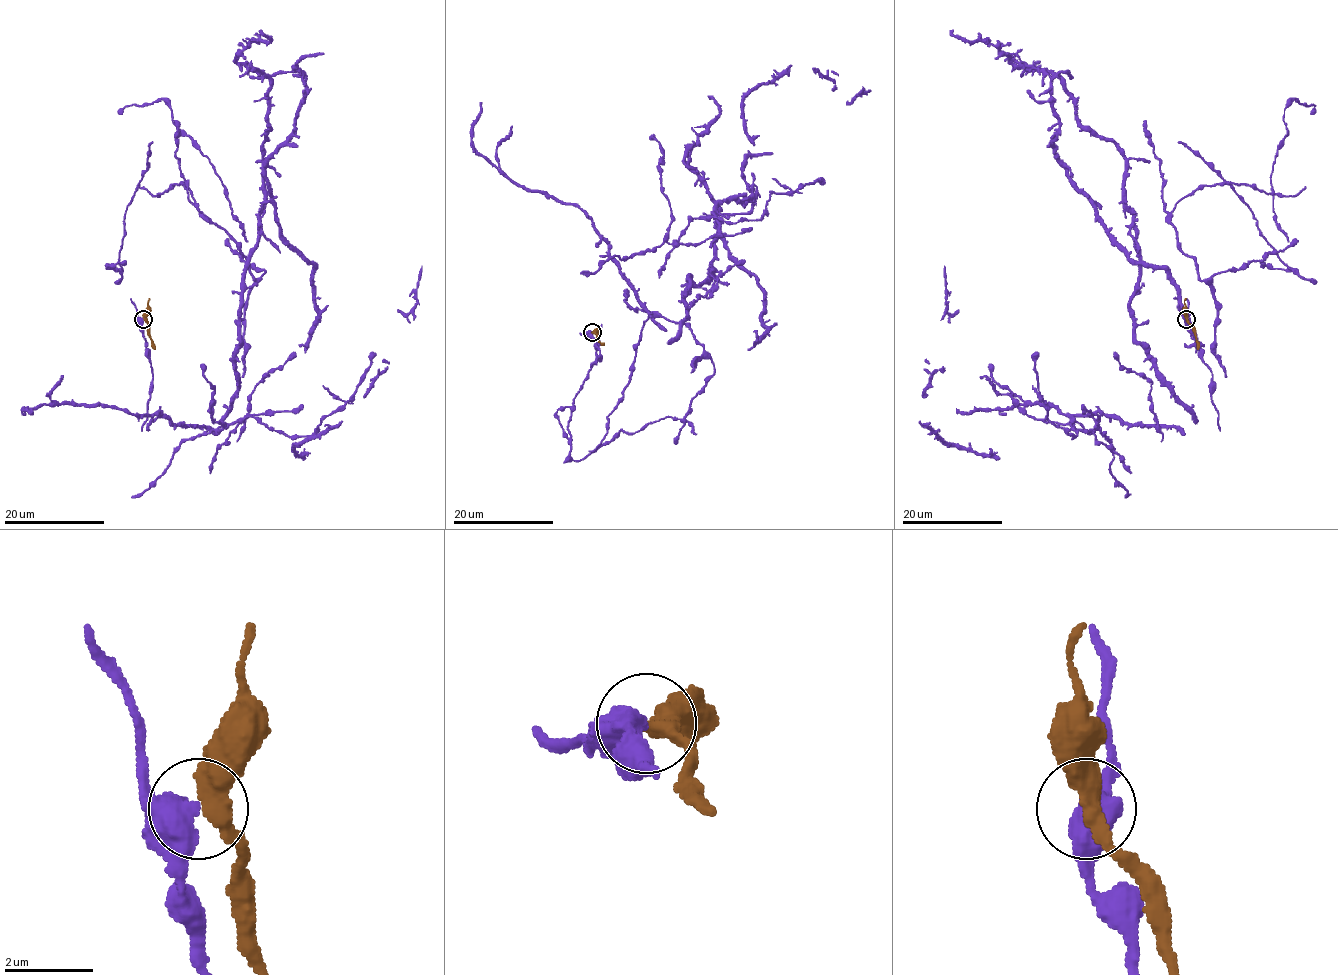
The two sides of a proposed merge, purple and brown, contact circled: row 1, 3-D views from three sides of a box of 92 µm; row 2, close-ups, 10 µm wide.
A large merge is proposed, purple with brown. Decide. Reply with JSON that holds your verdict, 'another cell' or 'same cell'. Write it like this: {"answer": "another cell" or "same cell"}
{"answer": "another cell"}

